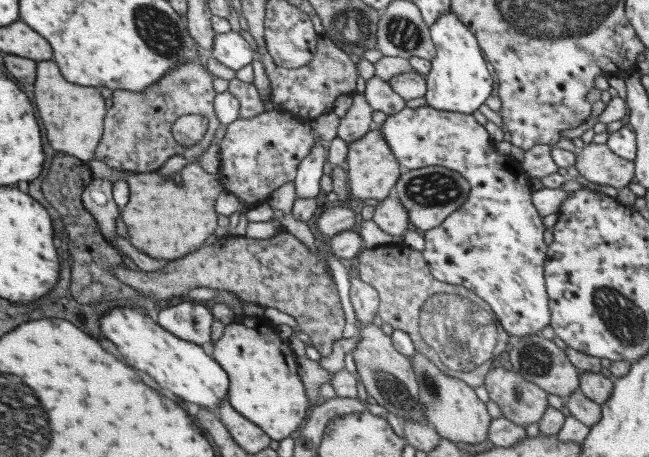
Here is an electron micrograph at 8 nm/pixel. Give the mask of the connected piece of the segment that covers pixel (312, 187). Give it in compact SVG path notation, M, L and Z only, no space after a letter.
M314 142L311 150L298 164L296 175L292 181L295 187L296 199L315 198L319 192L319 178L322 166L326 161L326 150L321 142Z

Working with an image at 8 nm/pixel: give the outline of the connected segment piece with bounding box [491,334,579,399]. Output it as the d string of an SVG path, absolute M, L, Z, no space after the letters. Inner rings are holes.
M539 334L510 339L505 345L505 350L491 360L491 366L513 370L527 382L542 388L547 394L555 394L563 399L578 390L579 370L569 362L563 349L559 349L553 341Z

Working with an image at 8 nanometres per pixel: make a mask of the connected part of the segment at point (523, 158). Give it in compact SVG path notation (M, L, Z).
M534 144L527 151L518 152L522 171L529 178L543 178L557 172L558 166L553 162L550 144Z

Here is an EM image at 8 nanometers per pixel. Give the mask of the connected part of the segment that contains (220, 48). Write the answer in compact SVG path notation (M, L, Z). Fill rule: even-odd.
M238 33L214 34L210 57L223 66L237 71L249 66L254 60L254 52Z

